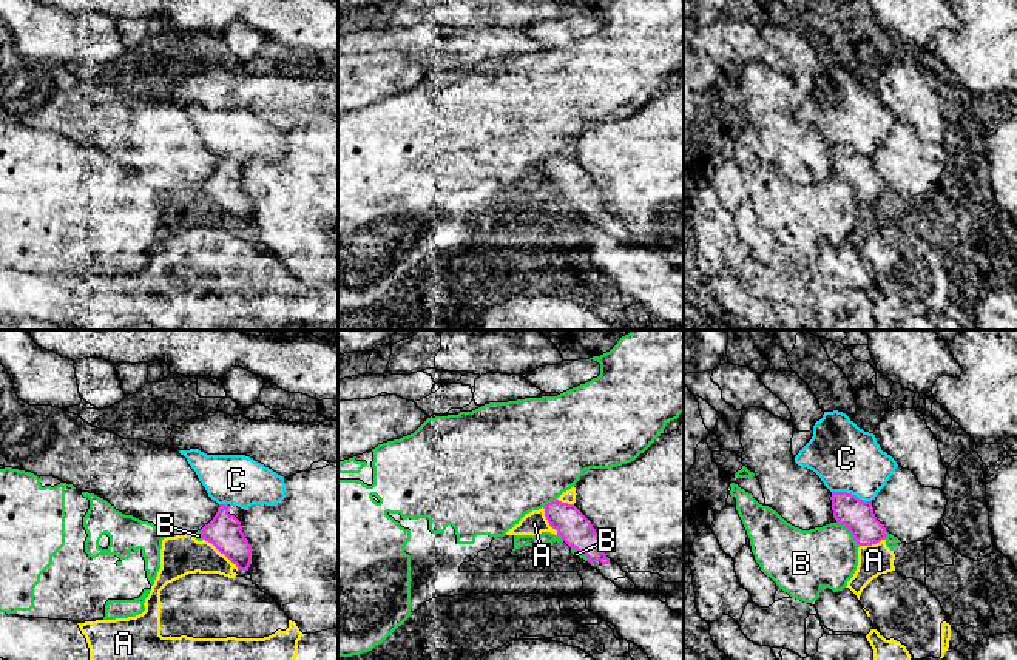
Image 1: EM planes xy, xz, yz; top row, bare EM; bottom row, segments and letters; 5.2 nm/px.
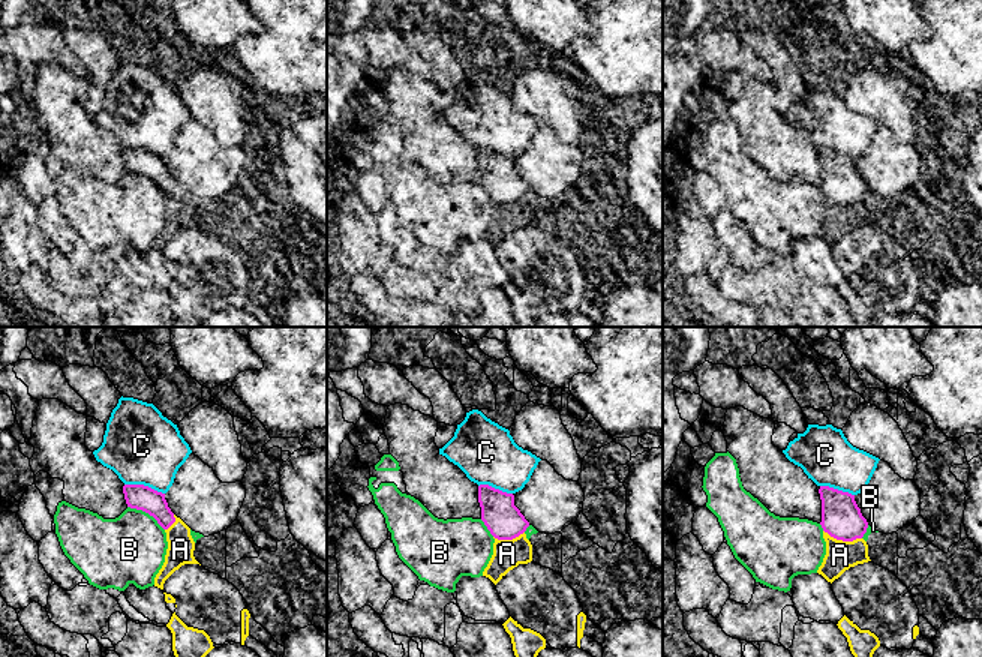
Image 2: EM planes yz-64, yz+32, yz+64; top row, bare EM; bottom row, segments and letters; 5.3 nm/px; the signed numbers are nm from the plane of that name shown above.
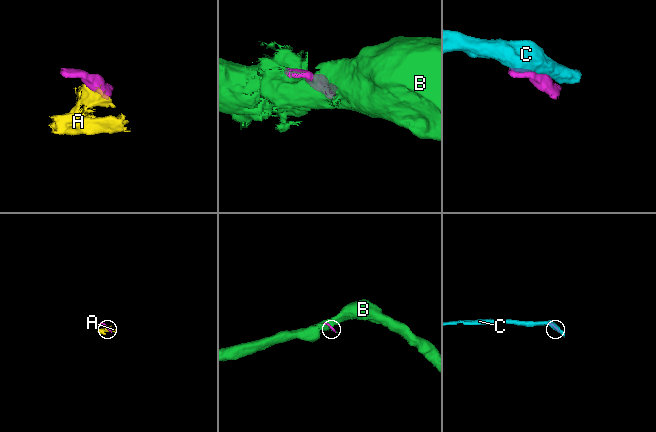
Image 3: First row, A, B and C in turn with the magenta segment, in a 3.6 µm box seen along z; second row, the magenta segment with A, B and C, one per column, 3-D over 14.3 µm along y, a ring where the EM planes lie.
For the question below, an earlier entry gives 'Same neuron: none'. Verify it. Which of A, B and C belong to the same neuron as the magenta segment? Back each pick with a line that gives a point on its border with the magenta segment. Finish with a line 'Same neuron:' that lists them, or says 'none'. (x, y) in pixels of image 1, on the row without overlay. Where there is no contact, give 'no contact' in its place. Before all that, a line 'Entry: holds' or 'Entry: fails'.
Entry: holds
Same neuron: none

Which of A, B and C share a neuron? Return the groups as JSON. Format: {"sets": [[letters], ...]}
{"sets": [["A"], ["B"], ["C"]]}

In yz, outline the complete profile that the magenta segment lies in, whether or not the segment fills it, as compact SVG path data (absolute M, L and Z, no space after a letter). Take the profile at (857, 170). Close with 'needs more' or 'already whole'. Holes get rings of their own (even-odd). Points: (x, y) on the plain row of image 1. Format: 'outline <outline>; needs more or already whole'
outline M833 146L830 154L833 173L849 184L858 200L872 200L886 193L887 185L877 174L872 156L847 146Z; already whole

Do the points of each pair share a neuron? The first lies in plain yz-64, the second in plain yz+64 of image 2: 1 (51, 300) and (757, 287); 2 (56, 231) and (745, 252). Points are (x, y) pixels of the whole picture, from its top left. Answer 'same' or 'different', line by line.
1: different
2: same

